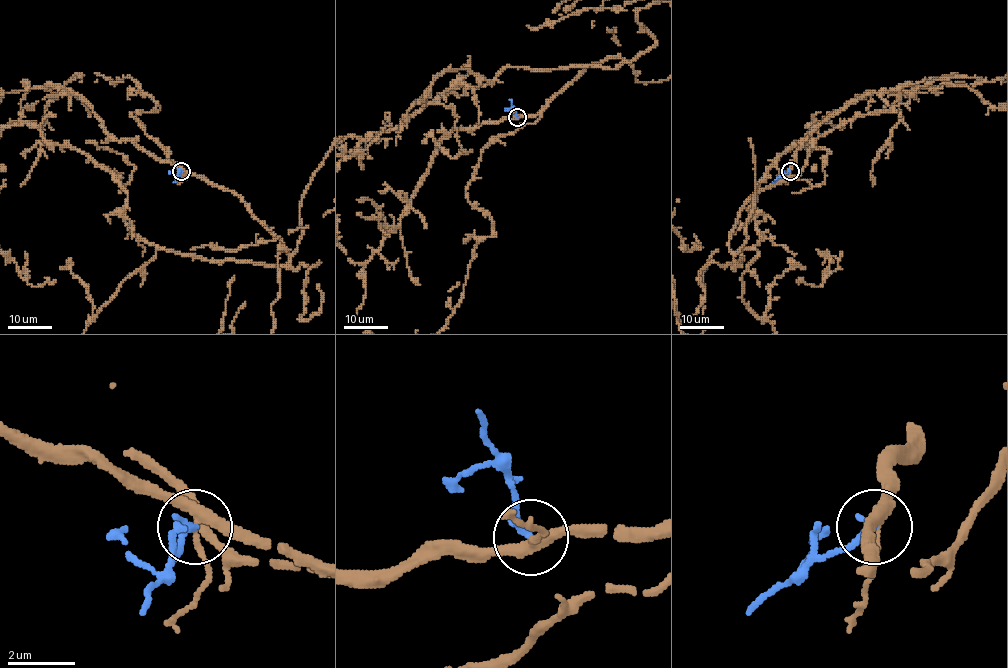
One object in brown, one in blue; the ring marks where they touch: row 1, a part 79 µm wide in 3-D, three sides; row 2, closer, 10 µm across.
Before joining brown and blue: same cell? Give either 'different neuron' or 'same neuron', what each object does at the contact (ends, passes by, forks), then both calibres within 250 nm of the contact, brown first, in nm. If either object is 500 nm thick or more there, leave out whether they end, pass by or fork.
different neuron | brown forks | blue ends | 280/240 nm

